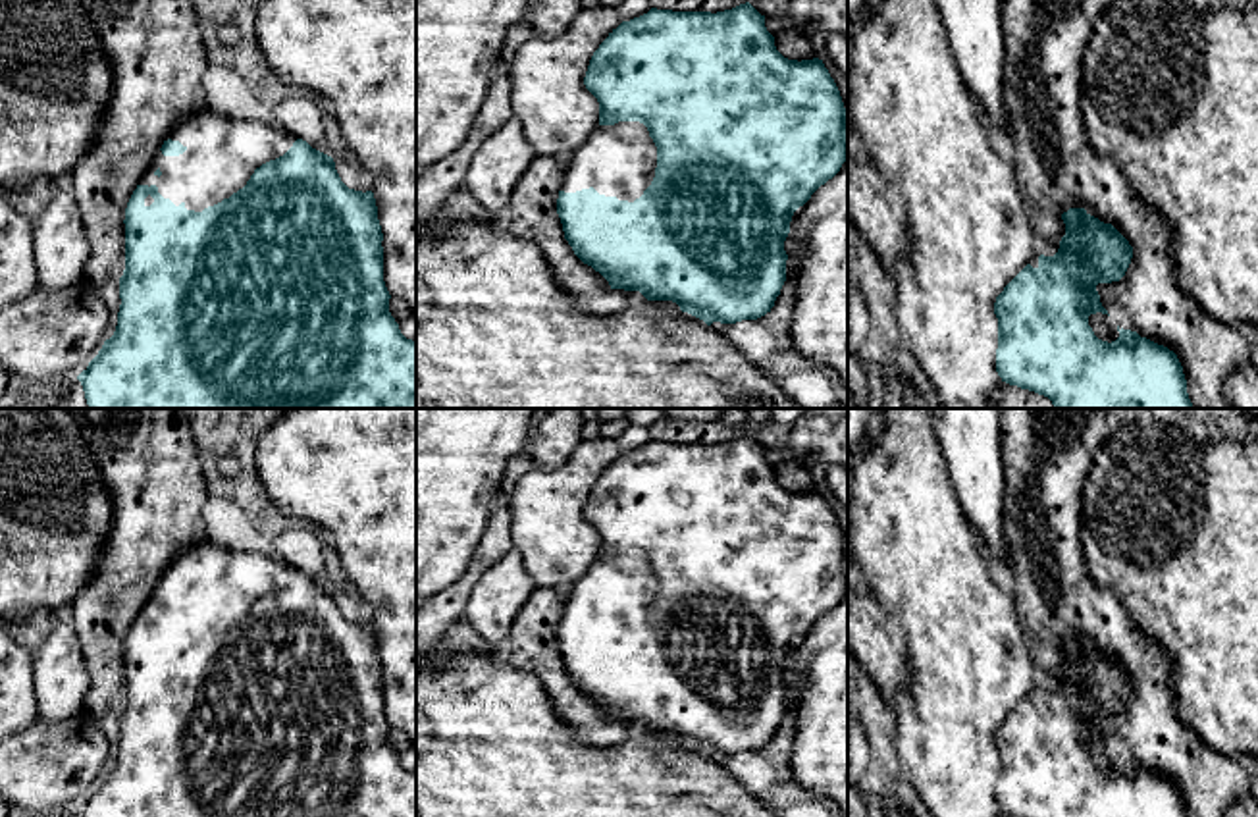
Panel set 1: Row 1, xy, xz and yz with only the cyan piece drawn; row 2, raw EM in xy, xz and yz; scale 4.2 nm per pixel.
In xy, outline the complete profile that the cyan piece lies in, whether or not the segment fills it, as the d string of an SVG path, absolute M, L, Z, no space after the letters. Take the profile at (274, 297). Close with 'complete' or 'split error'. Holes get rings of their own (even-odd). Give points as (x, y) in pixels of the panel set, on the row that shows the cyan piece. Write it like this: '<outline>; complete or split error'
M204 106L183 116L168 133L127 202L123 224L125 270L119 277L118 326L77 376L89 408L416 408L416 341L401 333L389 312L374 193L349 189L331 156L283 129L233 119Z; split error

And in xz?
M749 2L724 12L672 12L651 8L647 13L622 21L593 52L586 77L586 89L599 102L599 127L564 162L564 181L557 198L557 214L564 239L574 254L599 272L611 289L640 291L647 301L672 301L707 326L713 322L736 324L757 320L771 312L786 281L784 241L790 233L794 212L811 195L832 179L848 158L846 121L848 114L840 91L823 60L788 60L776 46L761 15Z; split error

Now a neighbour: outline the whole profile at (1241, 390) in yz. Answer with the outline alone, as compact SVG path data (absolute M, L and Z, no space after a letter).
M1250 362L1237 368L1223 393L1233 408L1258 408L1258 370Z

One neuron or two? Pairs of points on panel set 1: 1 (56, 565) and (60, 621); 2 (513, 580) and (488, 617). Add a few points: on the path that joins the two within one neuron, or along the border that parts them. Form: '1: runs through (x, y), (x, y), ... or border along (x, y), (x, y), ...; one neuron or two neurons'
1: border along (68, 607), (51, 615); two neurons
2: runs through (503, 590), (492, 607); one neuron

